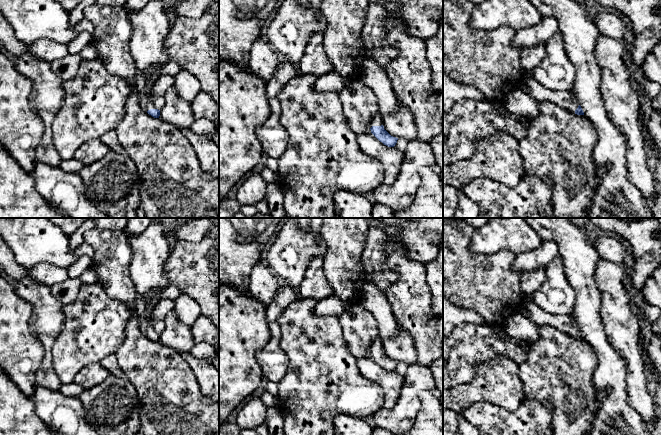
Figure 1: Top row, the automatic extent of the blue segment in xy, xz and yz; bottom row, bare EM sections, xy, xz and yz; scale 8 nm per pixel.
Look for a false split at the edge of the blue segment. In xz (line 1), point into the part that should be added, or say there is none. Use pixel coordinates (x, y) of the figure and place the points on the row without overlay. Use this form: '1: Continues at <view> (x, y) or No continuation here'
1: Continues at xz (377, 343)

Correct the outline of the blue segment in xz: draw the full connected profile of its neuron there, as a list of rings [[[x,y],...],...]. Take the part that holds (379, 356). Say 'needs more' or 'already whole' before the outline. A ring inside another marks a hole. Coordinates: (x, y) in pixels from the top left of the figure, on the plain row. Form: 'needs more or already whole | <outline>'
needs more | [[[377,337],[370,349],[369,352],[371,357],[384,369],[388,371],[394,371],[397,367],[398,362],[391,360],[383,350],[383,345],[380,337]]]

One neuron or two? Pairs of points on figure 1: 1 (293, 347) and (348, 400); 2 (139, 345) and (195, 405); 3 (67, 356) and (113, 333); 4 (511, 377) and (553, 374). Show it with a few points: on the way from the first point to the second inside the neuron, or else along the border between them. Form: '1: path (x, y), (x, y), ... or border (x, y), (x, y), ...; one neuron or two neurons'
1: path (308, 359), (327, 378), (332, 378), (340, 385); one neuron
2: path (150, 361), (156, 367), (156, 371), (179, 395); one neuron
3: path (77, 344), (90, 333), (101, 333); one neuron
4: border (518, 365), (518, 373), (524, 395); two neurons

